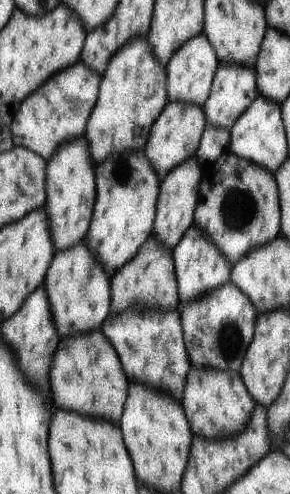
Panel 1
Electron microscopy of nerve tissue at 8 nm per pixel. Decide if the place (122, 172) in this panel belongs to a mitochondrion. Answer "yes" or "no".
yes

